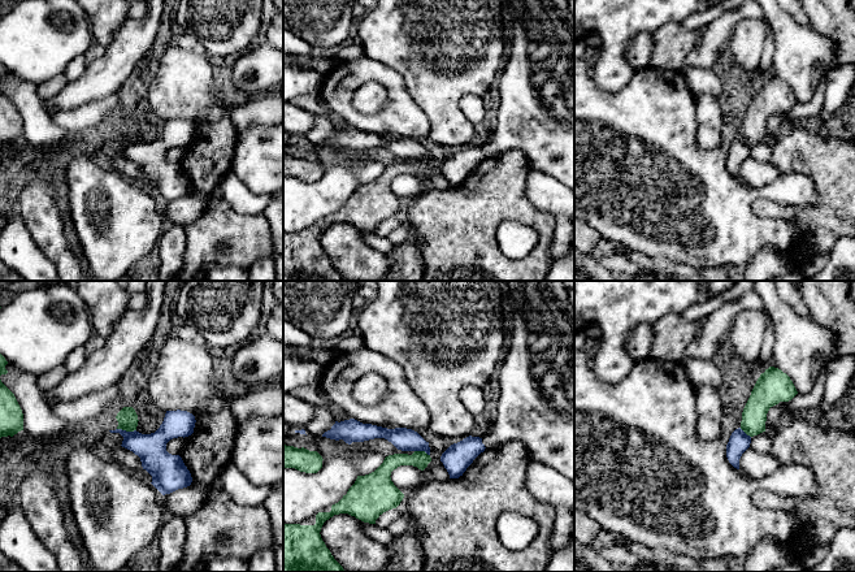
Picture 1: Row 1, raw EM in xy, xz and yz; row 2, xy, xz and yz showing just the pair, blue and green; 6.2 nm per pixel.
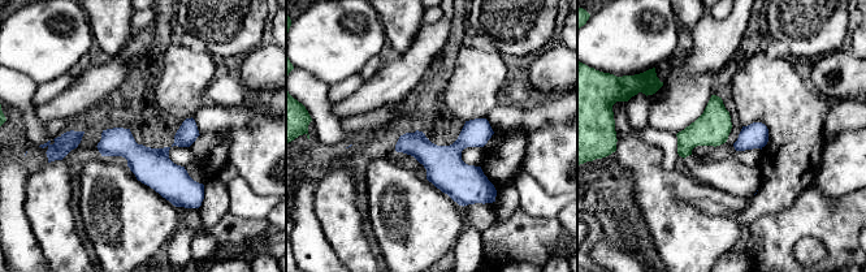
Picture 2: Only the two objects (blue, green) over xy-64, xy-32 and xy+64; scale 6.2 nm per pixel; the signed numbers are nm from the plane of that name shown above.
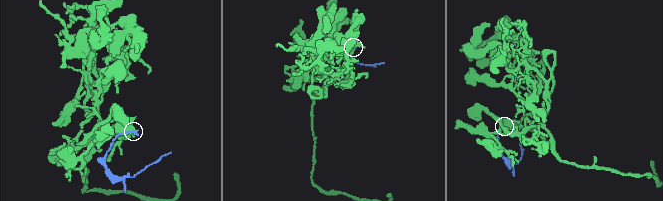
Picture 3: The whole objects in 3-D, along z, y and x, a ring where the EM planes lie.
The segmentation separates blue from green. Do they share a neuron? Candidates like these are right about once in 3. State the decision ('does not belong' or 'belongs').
does not belong

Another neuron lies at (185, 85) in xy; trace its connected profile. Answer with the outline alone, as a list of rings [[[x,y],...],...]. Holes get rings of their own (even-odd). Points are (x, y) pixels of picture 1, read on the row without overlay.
[[[169,46],[165,49],[148,87],[149,105],[160,118],[187,120],[196,129],[194,142],[185,146],[186,155],[179,162],[191,182],[192,191],[187,196],[162,204],[165,218],[178,228],[190,226],[203,214],[208,207],[212,190],[231,170],[238,131],[229,117],[229,112],[239,100],[239,98],[220,95],[218,72],[207,53],[195,53],[178,46]],[[214,105],[221,107],[225,114],[218,121],[208,121],[204,112]]]

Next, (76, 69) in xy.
[[[83,56],[75,57],[66,68],[65,70],[65,77],[68,78],[68,81],[75,81],[79,77],[83,75],[84,70],[86,70],[86,60]]]

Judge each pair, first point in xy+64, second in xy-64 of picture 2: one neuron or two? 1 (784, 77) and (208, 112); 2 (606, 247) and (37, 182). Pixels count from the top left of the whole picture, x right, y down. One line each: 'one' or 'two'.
1: two
2: two

